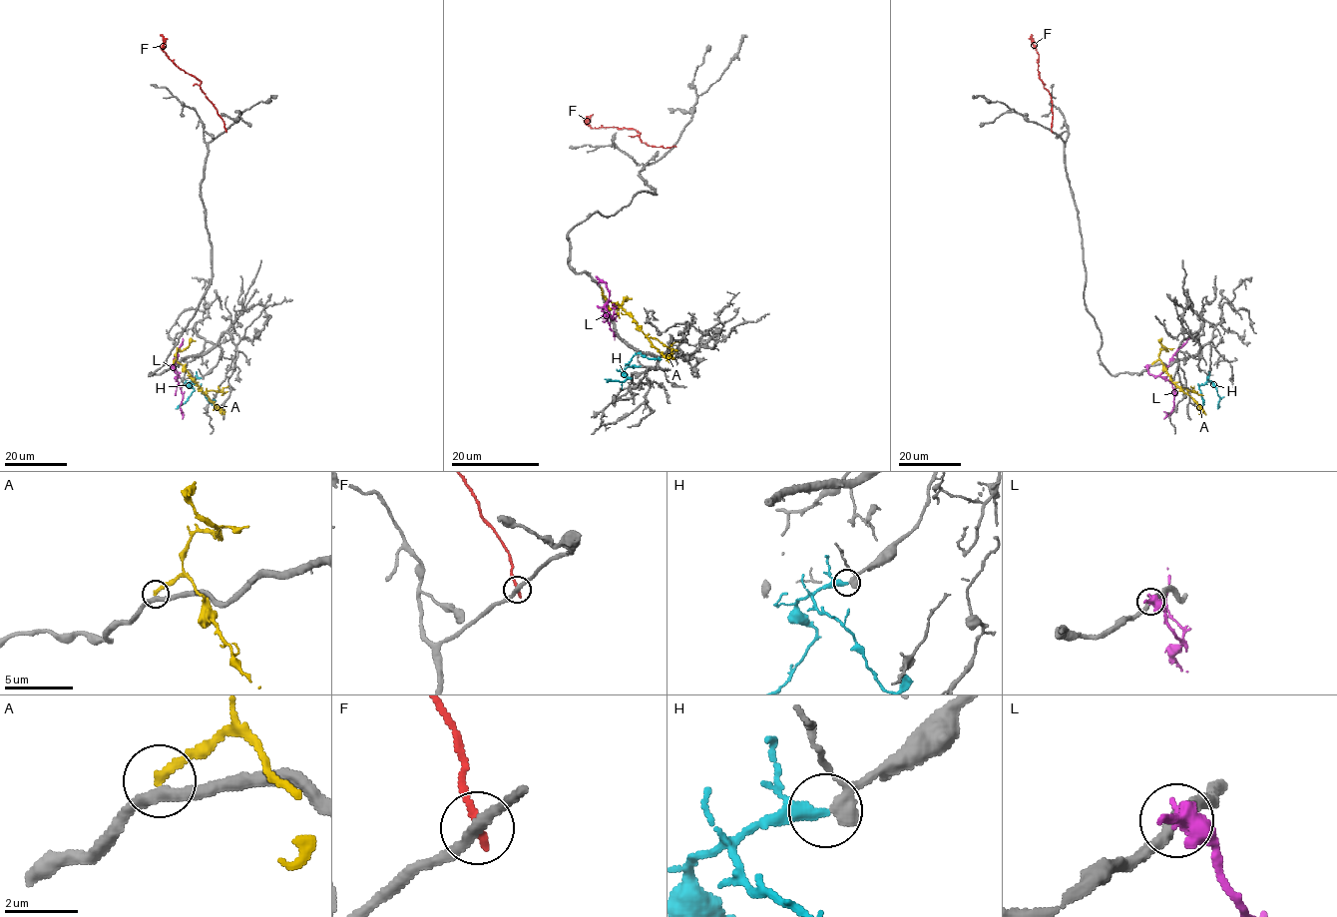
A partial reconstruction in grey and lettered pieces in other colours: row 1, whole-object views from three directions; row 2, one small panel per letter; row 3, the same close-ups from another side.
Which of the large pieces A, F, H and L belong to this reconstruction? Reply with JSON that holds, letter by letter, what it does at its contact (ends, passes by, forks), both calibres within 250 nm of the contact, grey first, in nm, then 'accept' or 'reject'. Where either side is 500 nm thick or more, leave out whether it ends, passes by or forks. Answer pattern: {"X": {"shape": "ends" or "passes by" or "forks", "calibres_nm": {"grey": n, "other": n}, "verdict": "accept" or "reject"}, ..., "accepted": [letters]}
{"A": {"shape": "ends", "calibres_nm": {"grey": 320, "other": 200}, "verdict": "reject"}, "F": {"shape": "ends", "calibres_nm": {"grey": 280, "other": 200}, "verdict": "reject"}, "H": {"shape": "passes by", "calibres_nm": {"grey": 320, "other": 280}, "verdict": "accept"}, "L": {"shape": "passes by", "calibres_nm": {"grey": 320, "other": 460}, "verdict": "reject"}, "accepted": ["H"]}

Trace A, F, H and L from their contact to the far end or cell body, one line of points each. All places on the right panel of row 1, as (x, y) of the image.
A: (1152, 364), (1161, 361), (1169, 379), (1200, 407), (1198, 414)
F: (1051, 131), (1052, 100), (1040, 78), (1039, 54), (1031, 34)
H: (1208, 378), (1219, 398), (1217, 408)
L: (1148, 366), (1149, 374), (1167, 379), (1174, 391), (1172, 410), (1168, 415), (1163, 411)

